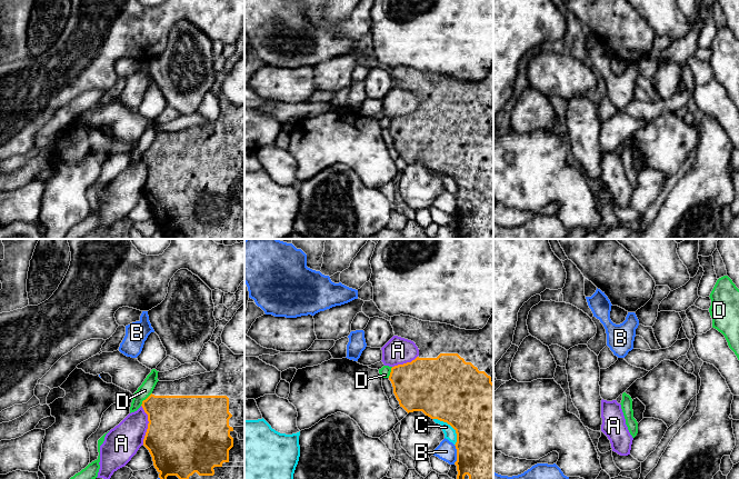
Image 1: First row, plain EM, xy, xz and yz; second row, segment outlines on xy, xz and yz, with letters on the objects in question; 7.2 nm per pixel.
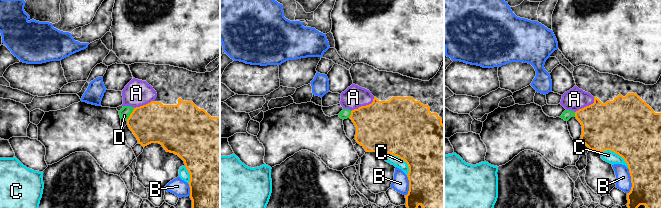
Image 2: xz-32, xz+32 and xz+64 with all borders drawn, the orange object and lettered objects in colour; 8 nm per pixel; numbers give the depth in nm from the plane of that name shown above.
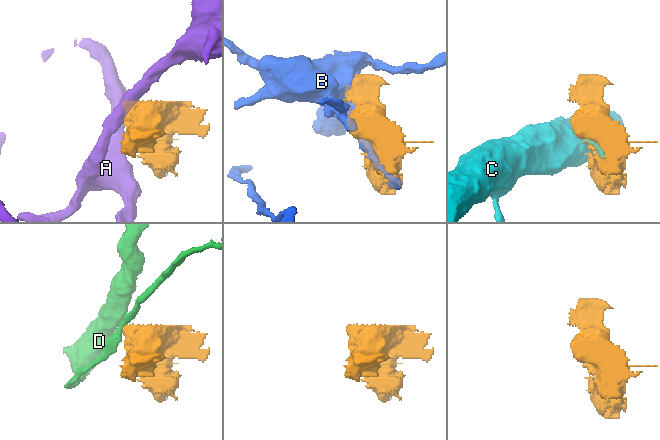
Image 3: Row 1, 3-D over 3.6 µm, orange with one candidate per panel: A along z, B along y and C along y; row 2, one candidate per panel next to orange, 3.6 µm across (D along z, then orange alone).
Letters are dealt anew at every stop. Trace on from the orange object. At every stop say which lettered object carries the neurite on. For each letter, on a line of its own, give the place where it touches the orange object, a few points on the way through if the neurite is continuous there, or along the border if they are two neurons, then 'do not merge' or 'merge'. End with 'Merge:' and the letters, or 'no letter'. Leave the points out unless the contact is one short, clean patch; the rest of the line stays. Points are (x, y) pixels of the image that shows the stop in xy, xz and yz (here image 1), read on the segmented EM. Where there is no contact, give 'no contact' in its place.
A: contact xy (148, 425); border xy (141, 405), (148, 421), (143, 443); do not merge
B: contact xz (457, 455); do not merge
C: contact xz (451, 426); do not merge
D: contact xy (146, 399); border xy (151, 392), (140, 405); do not merge
Merge: no letter

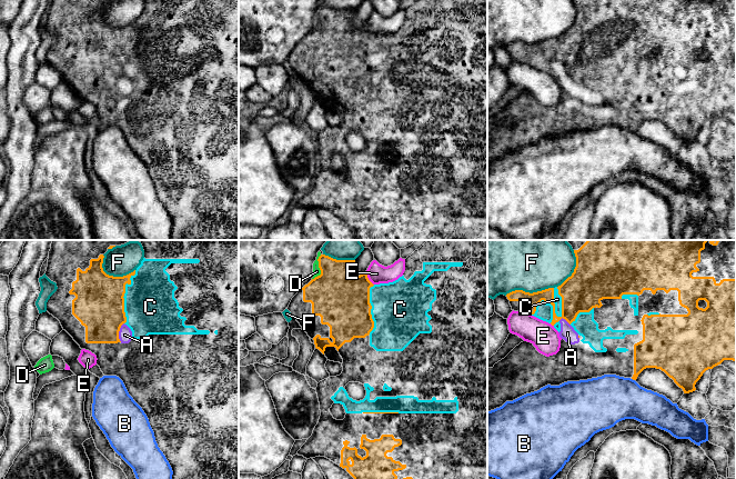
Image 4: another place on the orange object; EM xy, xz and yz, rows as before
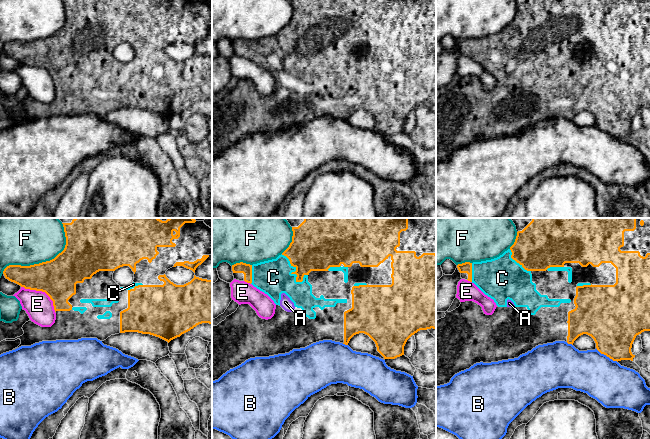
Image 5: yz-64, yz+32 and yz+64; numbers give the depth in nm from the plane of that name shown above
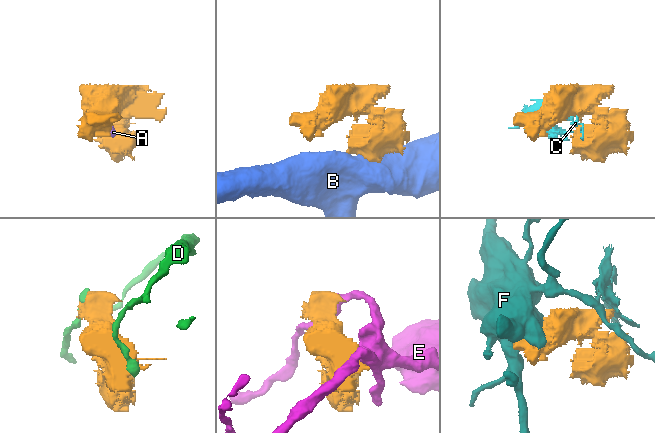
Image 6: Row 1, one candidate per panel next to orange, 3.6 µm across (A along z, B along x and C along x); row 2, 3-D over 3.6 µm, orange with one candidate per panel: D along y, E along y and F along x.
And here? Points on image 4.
A: contact xy (118, 332); merge
B: contact yz (633, 379); do not merge
C: contact yz (555, 313); merge
D: contact xz (319, 267); do not merge
E: contact xz (368, 278); do not merge
F: contact xy (111, 276); do not merge
Merge: A, C

